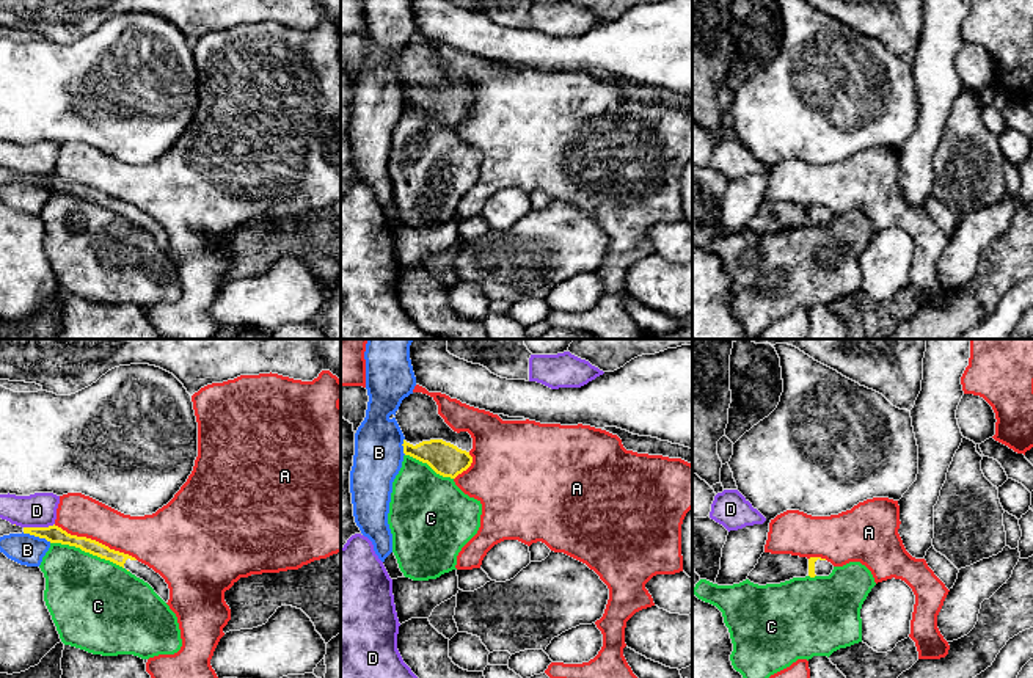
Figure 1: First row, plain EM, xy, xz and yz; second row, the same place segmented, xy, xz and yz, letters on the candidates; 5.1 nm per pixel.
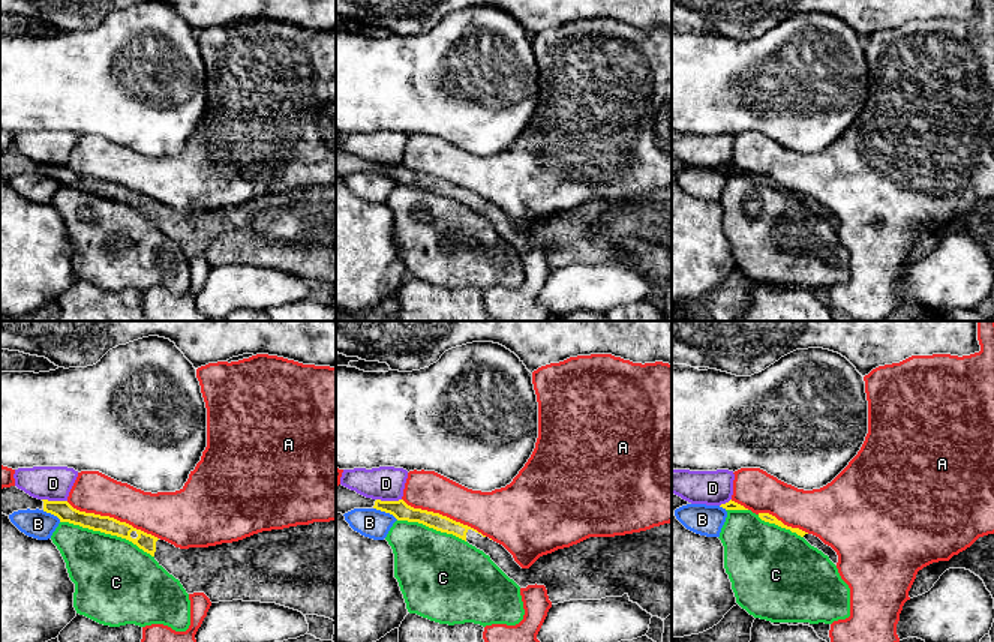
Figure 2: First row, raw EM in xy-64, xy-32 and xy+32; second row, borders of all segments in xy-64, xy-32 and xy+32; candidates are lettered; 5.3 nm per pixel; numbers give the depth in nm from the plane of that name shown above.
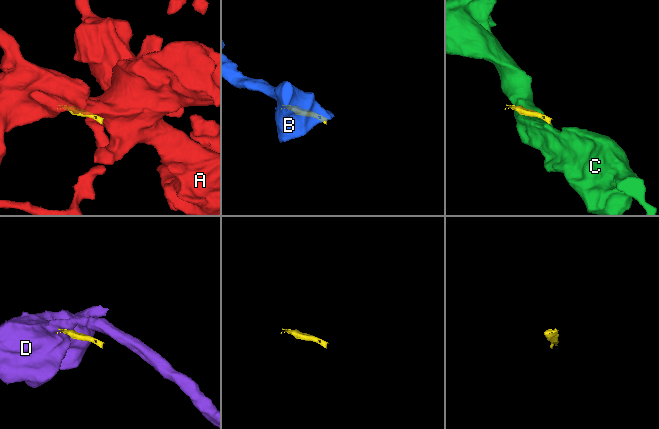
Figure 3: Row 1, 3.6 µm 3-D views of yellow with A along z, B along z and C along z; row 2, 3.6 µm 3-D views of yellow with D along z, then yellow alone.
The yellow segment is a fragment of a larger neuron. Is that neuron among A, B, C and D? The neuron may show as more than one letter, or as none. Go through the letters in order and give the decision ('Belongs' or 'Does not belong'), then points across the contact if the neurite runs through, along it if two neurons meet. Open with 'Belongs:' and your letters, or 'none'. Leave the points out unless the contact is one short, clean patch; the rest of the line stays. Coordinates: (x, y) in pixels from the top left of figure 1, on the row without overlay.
Belongs: none
A: Does not belong
B: Does not belong. Boundary: xy (22, 181), (44, 185), (51, 190)
C: Does not belong
D: Does not belong. Boundary: xy (54, 171), (24, 176)

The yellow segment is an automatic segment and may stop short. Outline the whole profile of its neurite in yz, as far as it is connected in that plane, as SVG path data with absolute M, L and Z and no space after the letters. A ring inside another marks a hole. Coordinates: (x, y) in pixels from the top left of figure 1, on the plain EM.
M763 201L747 228L758 234L780 232L793 226L829 224L834 213L821 206Z

